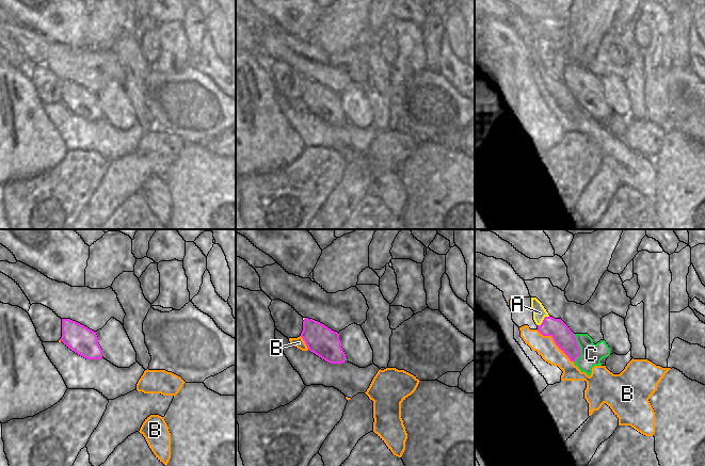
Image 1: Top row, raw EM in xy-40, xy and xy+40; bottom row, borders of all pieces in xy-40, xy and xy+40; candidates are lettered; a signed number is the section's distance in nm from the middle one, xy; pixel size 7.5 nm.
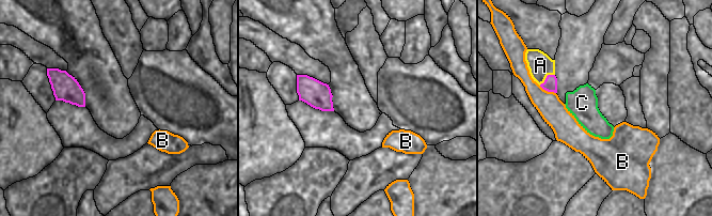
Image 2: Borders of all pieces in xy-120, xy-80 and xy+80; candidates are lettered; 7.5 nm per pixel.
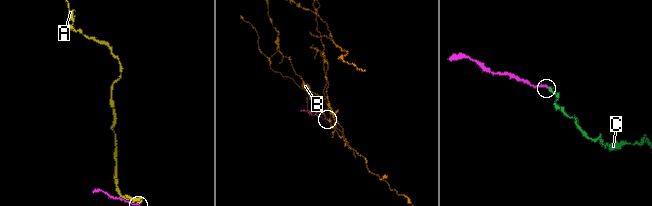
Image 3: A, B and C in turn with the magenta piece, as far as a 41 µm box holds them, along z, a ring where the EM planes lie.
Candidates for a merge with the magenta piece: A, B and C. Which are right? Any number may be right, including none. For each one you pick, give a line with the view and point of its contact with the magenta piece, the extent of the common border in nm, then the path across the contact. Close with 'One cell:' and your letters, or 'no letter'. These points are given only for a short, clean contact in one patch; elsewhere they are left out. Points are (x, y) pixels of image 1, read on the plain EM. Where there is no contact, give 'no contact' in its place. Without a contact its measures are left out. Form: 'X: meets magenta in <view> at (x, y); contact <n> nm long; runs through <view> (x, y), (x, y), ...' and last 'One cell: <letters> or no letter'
C: meets magenta in xy+40 at (579, 109); contact 220 nm long; runs through xy+40 (563, 98), (579, 109), (586, 115), (591, 115)
One cell: C

